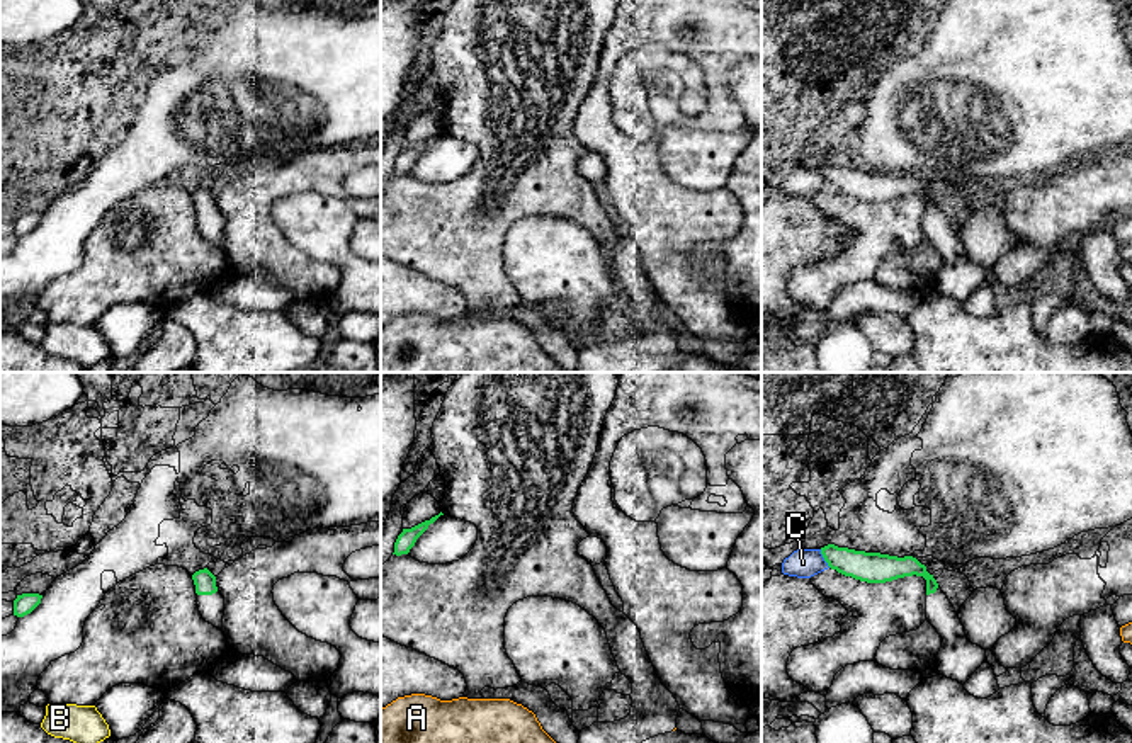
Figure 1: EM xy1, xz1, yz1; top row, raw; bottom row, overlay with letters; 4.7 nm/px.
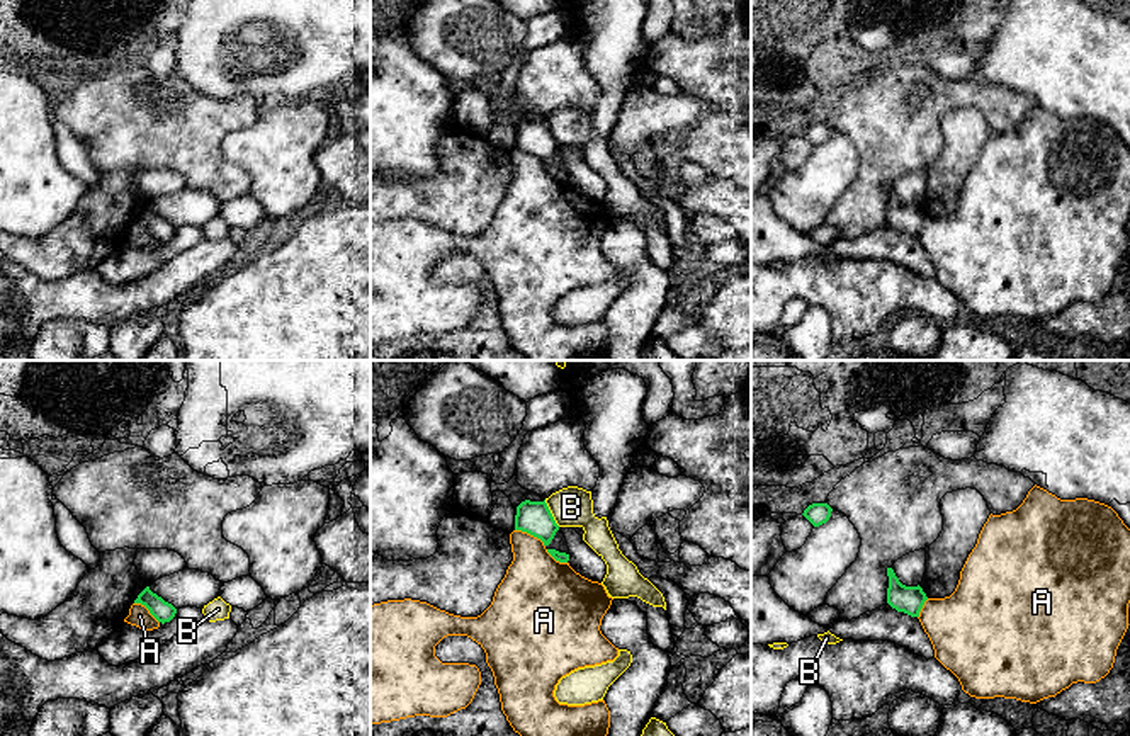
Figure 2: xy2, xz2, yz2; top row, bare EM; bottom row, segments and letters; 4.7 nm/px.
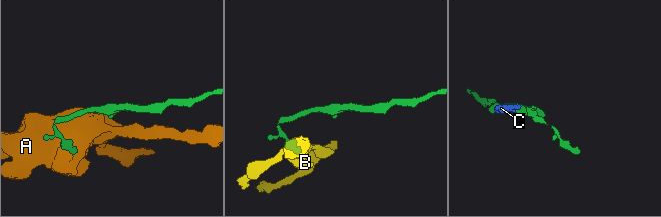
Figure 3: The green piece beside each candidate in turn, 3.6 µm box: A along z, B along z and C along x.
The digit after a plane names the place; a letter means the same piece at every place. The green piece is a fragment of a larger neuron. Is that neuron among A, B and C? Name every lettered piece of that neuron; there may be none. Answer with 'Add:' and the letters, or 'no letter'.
Add: no letter

